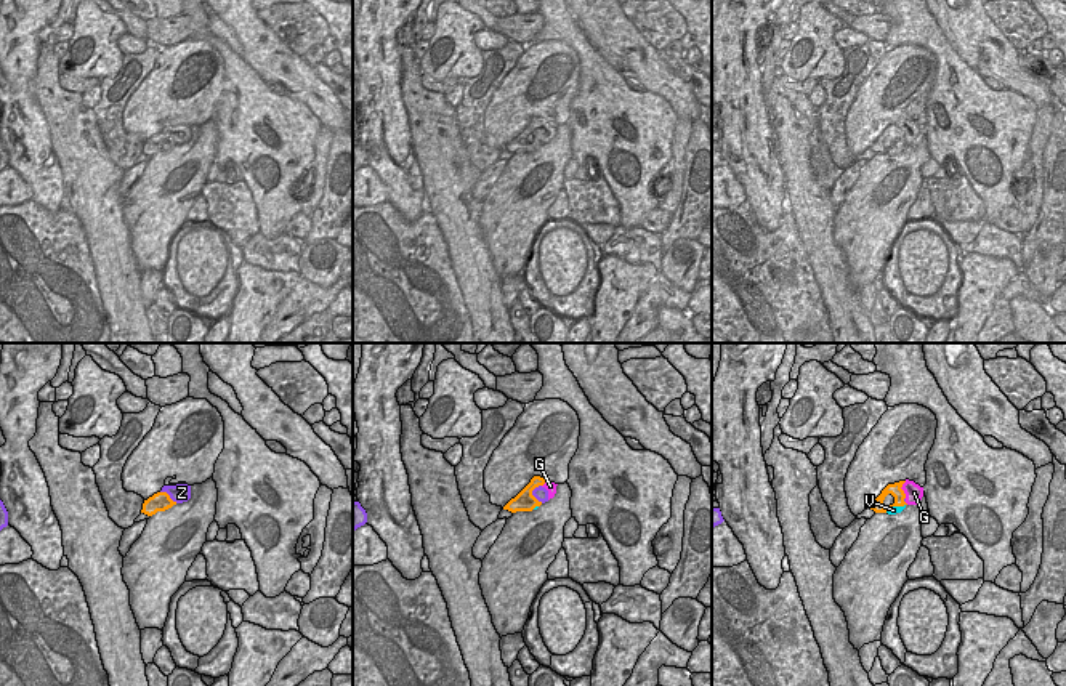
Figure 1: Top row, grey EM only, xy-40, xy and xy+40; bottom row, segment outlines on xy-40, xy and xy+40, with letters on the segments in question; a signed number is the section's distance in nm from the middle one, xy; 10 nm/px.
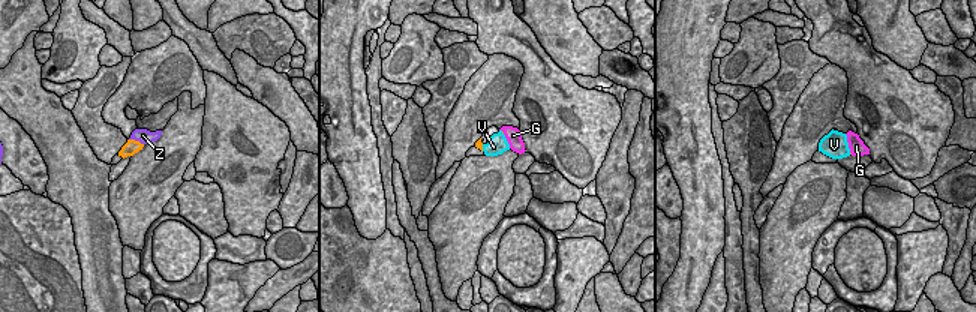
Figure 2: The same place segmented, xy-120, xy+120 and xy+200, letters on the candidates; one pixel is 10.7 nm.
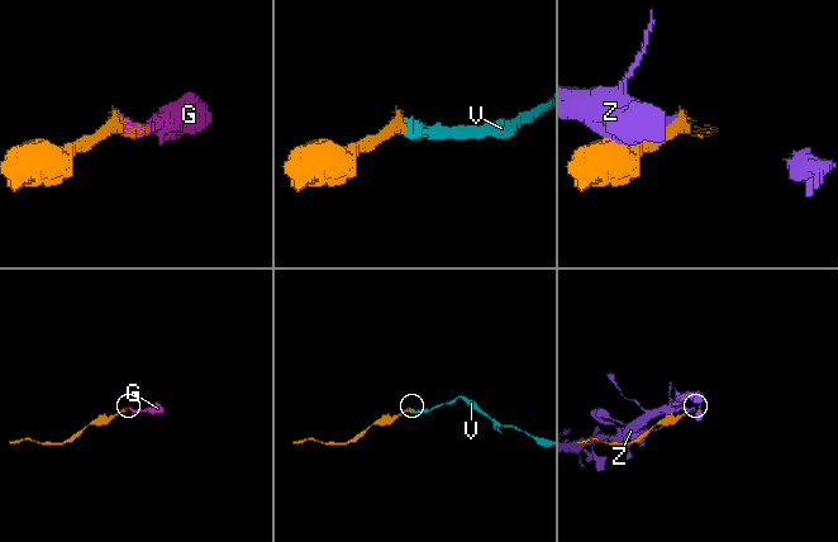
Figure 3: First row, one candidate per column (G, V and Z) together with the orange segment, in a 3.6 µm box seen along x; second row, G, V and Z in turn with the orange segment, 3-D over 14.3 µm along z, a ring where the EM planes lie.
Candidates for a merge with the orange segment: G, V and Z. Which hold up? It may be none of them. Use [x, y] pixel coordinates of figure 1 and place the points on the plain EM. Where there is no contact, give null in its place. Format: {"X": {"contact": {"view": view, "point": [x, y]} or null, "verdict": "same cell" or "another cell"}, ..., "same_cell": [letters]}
{"G": {"contact": {"view": "xy+40", "point": [901, 130]}, "verdict": "another cell"}, "V": {"contact": {"view": "xy+40", "point": [895, 146]}, "verdict": "same cell"}, "Z": {"contact": {"view": "xy", "point": [531, 135]}, "verdict": "another cell"}, "same_cell": ["V"]}

